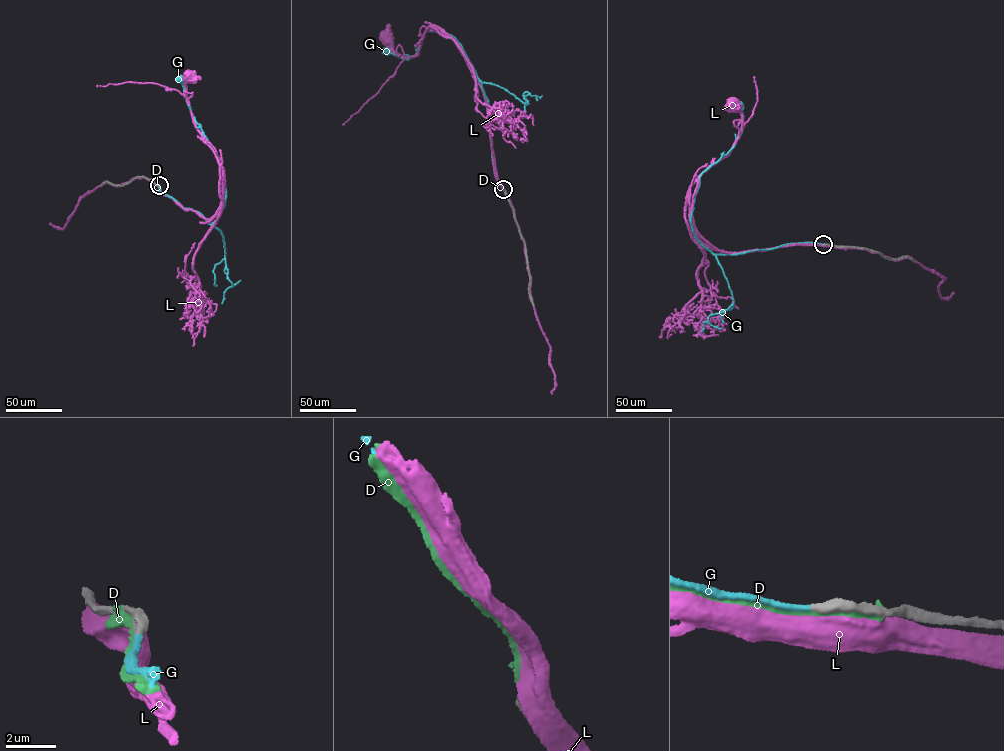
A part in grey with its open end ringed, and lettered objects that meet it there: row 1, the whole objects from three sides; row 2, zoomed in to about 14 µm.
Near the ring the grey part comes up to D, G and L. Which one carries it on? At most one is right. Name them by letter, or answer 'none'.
G

